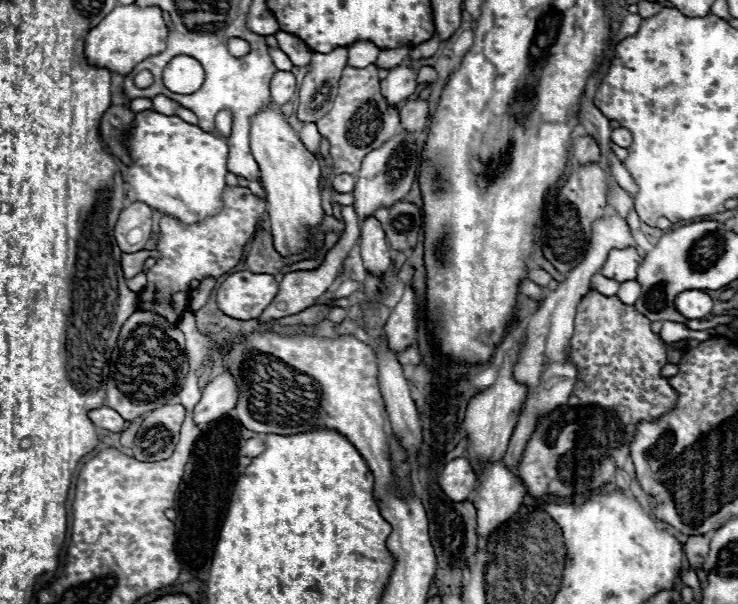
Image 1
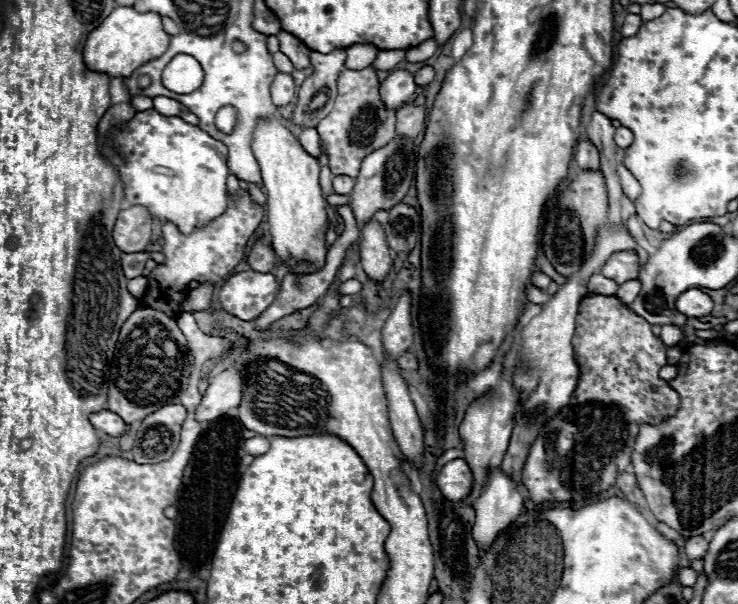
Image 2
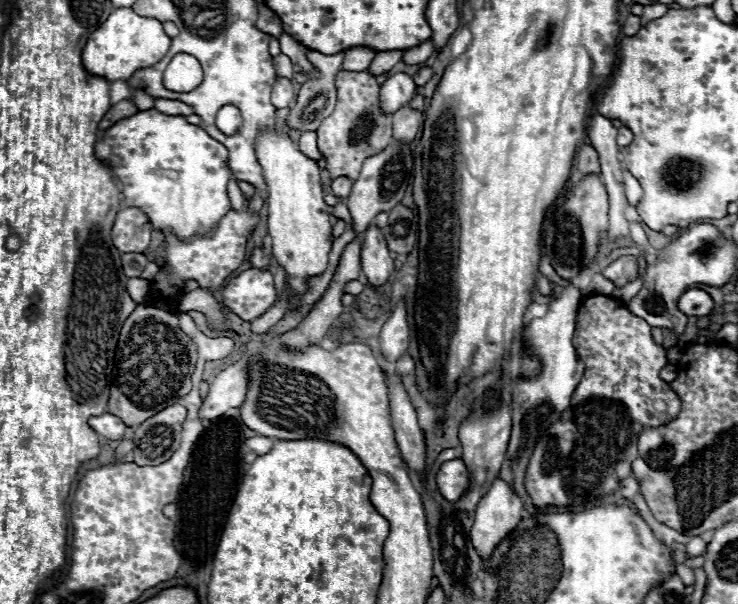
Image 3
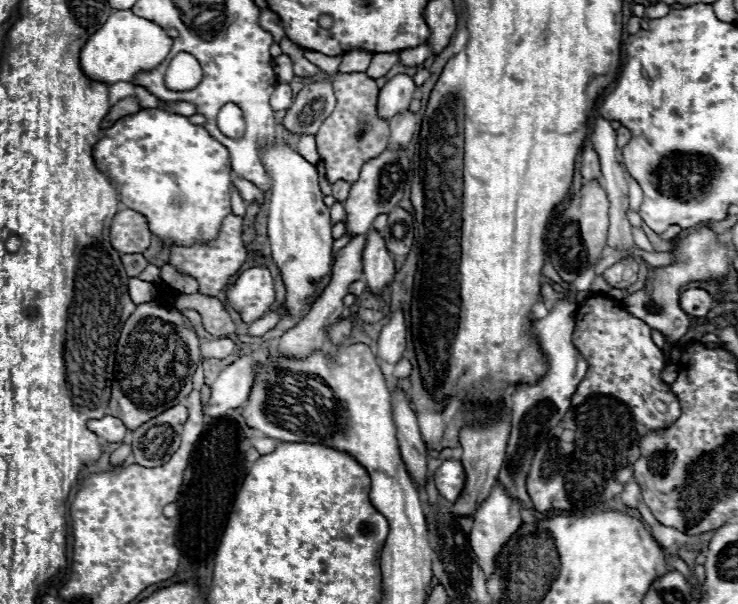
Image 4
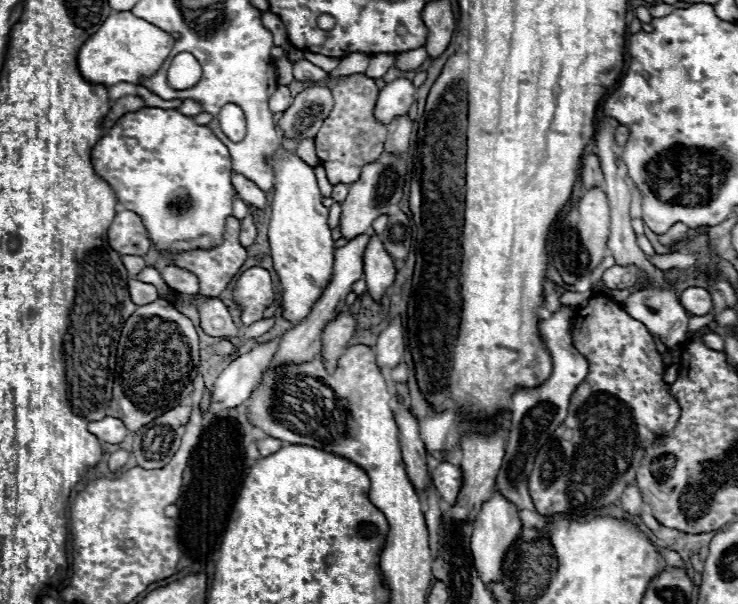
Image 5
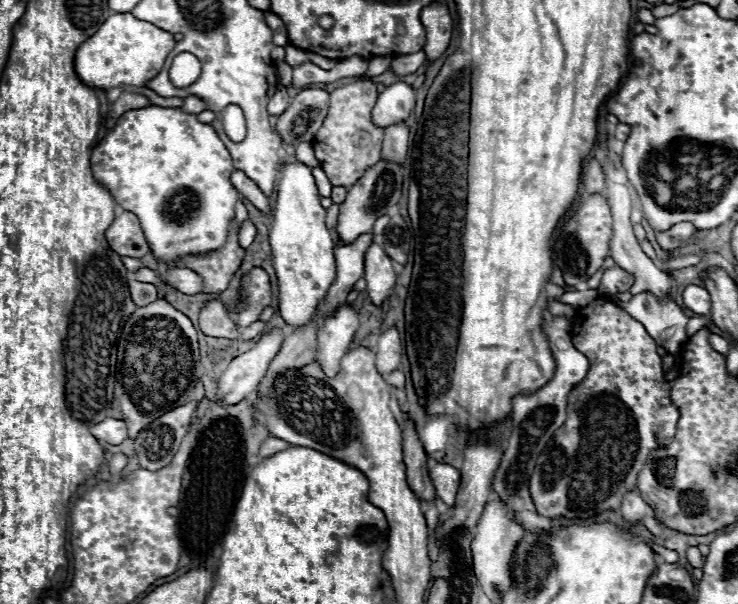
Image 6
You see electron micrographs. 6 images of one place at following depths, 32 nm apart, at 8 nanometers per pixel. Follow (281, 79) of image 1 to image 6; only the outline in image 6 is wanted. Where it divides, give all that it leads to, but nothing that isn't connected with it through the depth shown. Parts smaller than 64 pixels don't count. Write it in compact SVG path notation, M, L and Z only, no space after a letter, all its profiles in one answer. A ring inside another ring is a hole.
M280 86L280 90L278 90L278 92L270 98L270 102L268 102L268 112L270 112L272 116L278 116L278 114L282 114L282 112L288 108L288 104L290 104L288 92L286 92L284 86Z

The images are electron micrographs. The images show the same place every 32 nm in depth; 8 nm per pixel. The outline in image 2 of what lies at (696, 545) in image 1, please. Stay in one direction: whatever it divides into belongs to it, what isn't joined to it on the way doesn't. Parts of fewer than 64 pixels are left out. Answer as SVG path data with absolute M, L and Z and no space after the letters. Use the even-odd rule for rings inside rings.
M692 536L688 538L686 542L686 554L690 560L696 560L696 558L702 558L708 550L708 540L704 540L702 536Z

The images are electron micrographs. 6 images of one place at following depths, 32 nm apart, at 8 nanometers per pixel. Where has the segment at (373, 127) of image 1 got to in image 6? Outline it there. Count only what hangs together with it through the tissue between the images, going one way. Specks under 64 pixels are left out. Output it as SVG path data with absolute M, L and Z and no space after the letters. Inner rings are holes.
M364 78L330 92L328 114L314 136L314 150L332 186L350 188L360 180L360 176L364 176L368 168L372 168L372 164L378 164L384 130L372 124L370 114L374 104L376 104L376 86L372 82L366 82Z

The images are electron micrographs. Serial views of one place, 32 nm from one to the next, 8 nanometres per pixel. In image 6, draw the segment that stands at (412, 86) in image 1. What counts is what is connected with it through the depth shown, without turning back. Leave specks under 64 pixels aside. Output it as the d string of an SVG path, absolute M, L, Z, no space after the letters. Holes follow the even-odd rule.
M398 80L378 96L378 102L372 110L372 122L380 128L388 128L408 120L410 112L414 110L414 100L412 86Z

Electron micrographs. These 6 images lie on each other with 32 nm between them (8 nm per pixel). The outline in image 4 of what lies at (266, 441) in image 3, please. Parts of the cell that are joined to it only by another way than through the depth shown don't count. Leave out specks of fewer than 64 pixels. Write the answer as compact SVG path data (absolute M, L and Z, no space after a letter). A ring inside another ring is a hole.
M254 438L252 446L264 456L264 452L272 452L272 448L276 448L276 444L280 444L280 440L274 438Z

